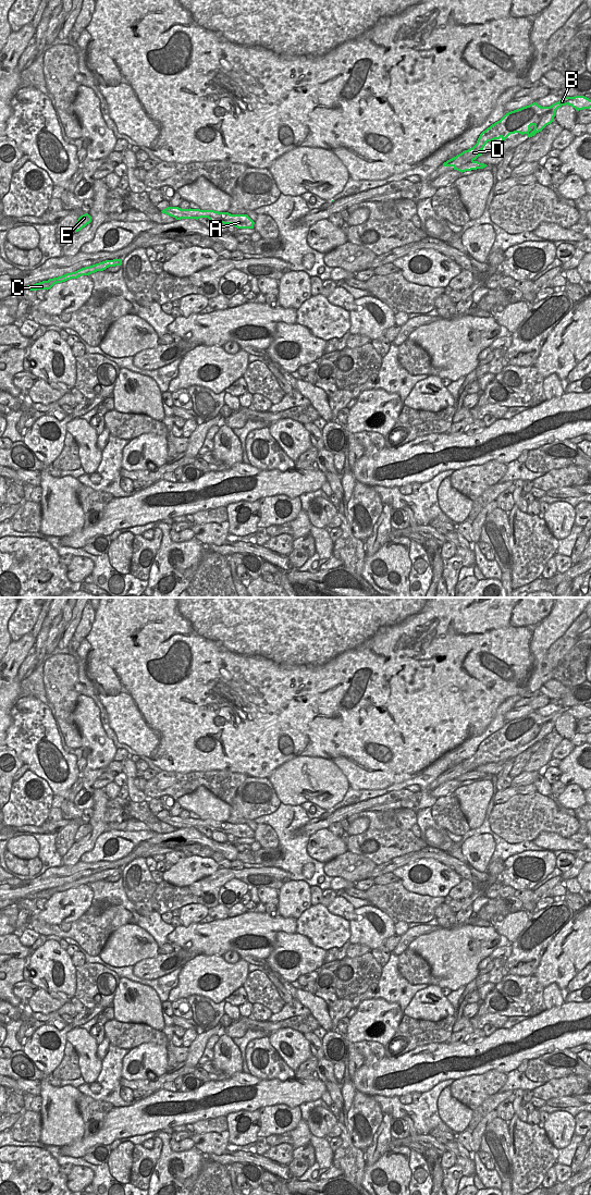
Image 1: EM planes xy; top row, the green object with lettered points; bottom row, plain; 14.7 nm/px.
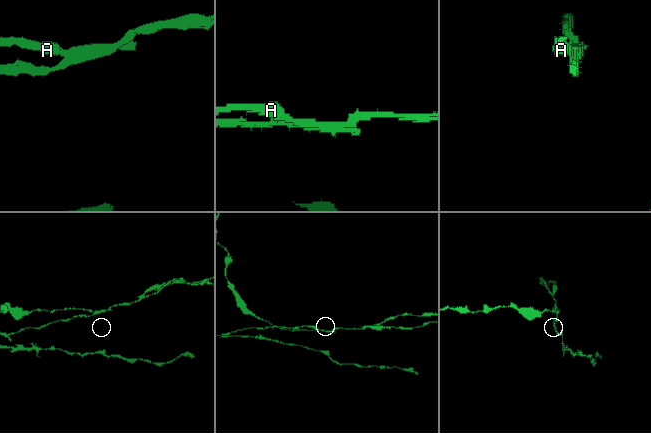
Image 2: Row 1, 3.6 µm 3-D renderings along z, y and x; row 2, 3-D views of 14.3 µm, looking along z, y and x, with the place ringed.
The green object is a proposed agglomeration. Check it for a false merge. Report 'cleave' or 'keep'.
cleave

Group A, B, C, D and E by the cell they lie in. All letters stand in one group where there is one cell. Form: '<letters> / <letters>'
A C E / B D

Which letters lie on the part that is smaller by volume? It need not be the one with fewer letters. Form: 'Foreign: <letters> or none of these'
Foreign: B, D

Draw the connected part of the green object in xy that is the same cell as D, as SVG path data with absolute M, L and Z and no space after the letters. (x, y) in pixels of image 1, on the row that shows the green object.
M584 96L563 97L550 107L541 107L537 102L506 113L500 121L483 131L477 144L443 163L443 167L459 167L472 162L482 156L488 141L494 145L495 139L505 140L510 134L526 134L529 138L541 132L554 121L555 112L562 106L571 106L577 111L591 108L591 100Z

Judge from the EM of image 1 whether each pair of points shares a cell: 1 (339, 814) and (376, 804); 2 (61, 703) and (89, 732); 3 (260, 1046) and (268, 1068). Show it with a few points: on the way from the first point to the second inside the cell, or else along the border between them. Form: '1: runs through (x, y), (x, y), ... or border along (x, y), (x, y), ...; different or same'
1: runs through (347, 811), (367, 805); same
2: border along (78, 694), (72, 721), (81, 738); different
3: runs through (267, 1048), (270, 1049), (269, 1061); same

